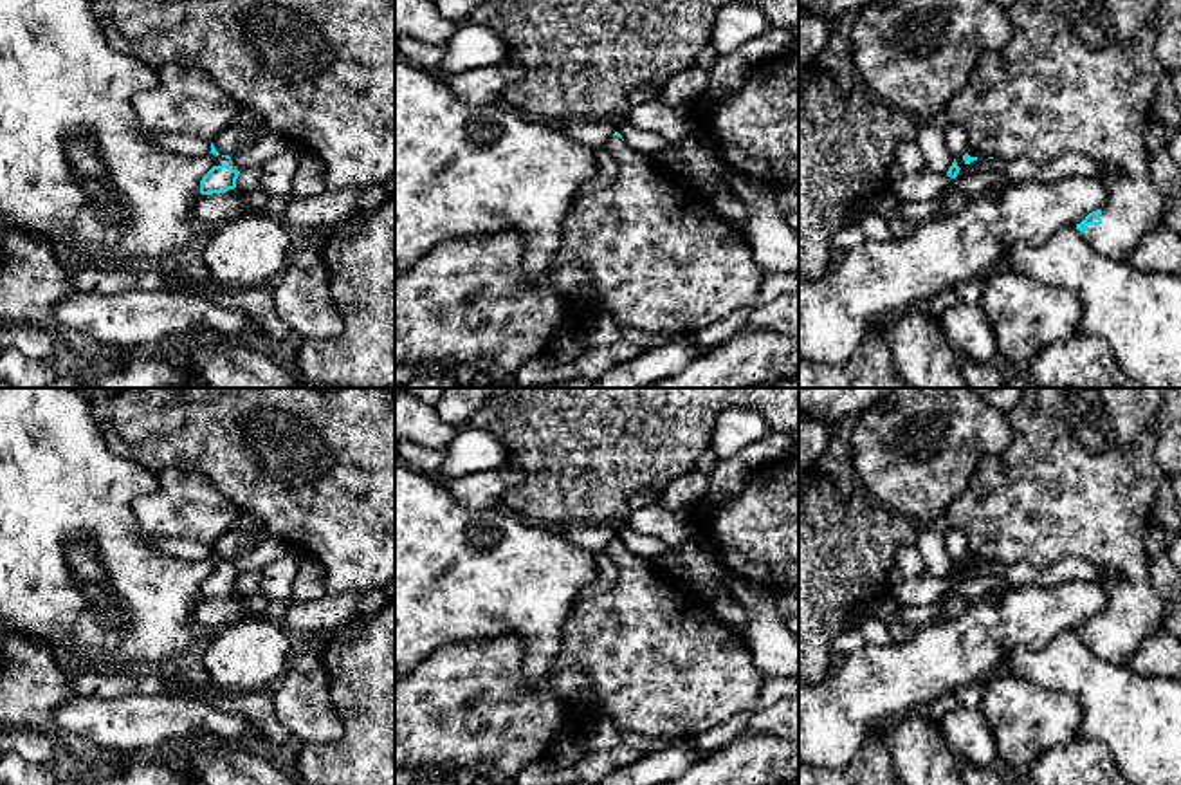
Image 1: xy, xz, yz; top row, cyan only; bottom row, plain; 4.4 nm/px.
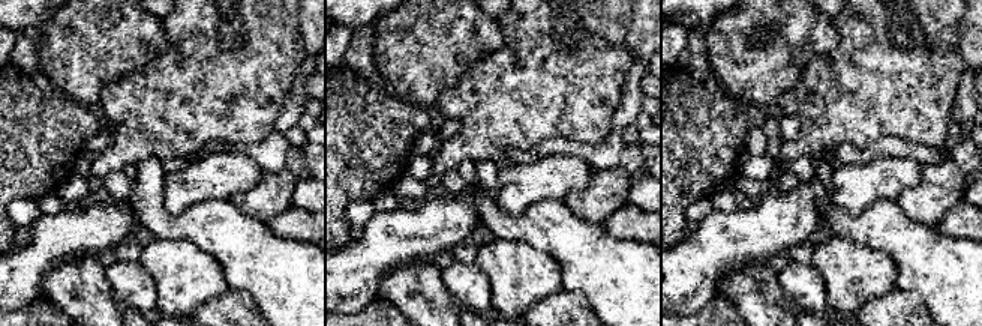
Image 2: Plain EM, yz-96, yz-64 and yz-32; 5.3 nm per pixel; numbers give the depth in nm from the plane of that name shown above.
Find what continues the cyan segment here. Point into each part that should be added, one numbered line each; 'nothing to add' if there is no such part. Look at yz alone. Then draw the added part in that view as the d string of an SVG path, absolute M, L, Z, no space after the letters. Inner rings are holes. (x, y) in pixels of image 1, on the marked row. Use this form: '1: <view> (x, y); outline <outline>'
1: yz (1080, 76); outline M1015 0L1008 9L1012 40L979 58L968 83L950 99L941 121L961 125L968 134L970 157L1028 157L1046 166L1064 153L1082 153L1114 175L1100 175L1107 188L1102 224L1087 226L1085 242L1100 254L1127 260L1140 242L1163 226L1165 202L1150 175L1145 132L1152 119L1152 103L1167 72L1156 51L1156 20L1161 0Z

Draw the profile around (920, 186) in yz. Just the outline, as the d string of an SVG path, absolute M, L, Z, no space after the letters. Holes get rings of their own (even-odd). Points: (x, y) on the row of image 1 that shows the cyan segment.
M921 170L903 177L893 188L903 202L923 202L939 197L950 188L950 182L952 179L947 173L936 175L929 170Z

